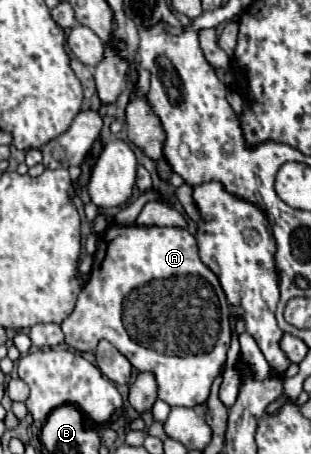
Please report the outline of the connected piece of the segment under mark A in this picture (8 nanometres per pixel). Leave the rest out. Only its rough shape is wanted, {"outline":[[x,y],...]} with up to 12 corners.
{"outline":[[111,223],[75,309],[159,399],[197,407],[229,305],[183,227]]}

